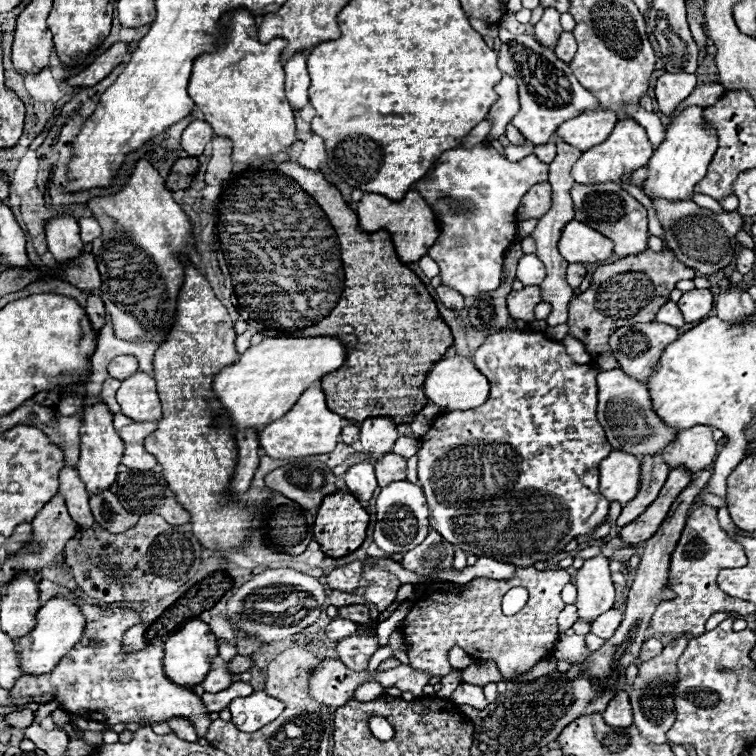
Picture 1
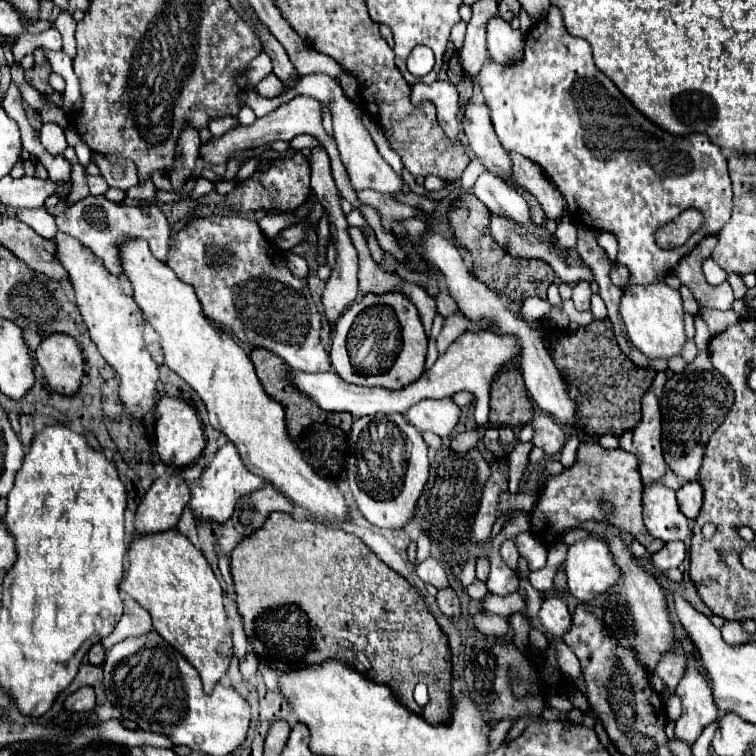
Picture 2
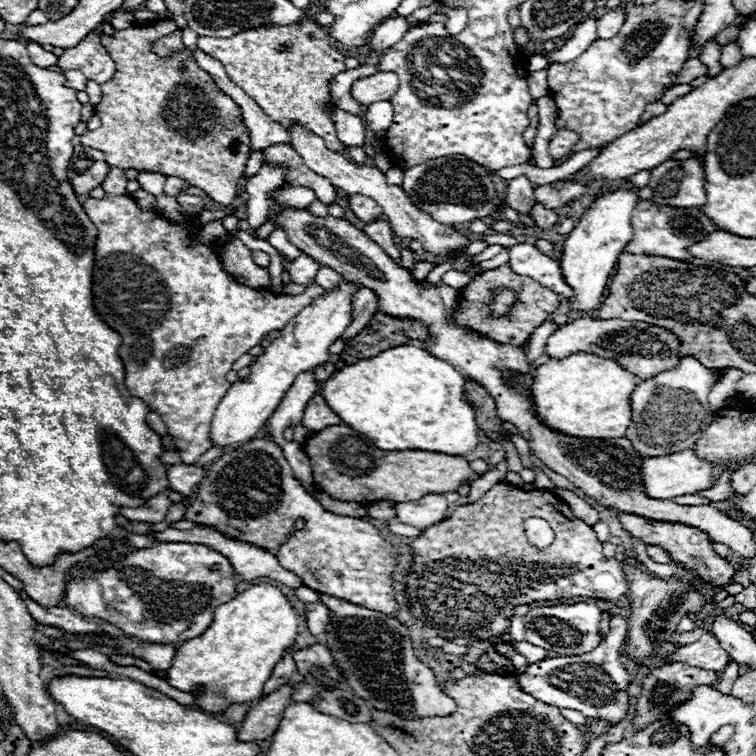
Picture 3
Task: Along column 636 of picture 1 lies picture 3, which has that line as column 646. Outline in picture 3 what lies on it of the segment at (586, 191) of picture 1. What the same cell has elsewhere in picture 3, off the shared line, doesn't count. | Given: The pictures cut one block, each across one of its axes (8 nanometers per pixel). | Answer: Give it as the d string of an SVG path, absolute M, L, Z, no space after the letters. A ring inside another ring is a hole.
M638 200L638 206L634 208L634 238L628 242L626 252L630 254L652 254L662 256L670 260L688 260L692 254L688 252L688 246L704 240L706 234L720 230L700 208L682 208L674 210L668 206L660 206L652 200Z

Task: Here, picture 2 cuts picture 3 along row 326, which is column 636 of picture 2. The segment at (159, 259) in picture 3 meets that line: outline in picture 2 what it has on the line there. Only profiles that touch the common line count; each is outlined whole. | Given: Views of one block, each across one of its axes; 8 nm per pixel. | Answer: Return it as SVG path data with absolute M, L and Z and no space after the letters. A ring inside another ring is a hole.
M550 6L546 18L542 18L534 28L530 28L530 32L526 34L526 48L524 48L524 58L514 64L514 66L502 66L498 62L494 62L492 58L488 58L478 74L478 80L480 80L480 88L482 88L482 94L484 94L484 104L490 108L490 120L492 120L492 126L496 130L496 136L500 138L502 146L508 150L508 152L518 152L522 156L526 156L528 160L536 162L538 166L542 166L542 170L548 174L548 178L556 184L556 188L562 192L562 196L566 198L566 204L568 204L568 214L570 218L576 216L576 220L586 226L586 228L596 228L596 230L604 230L604 232L612 232L616 238L618 238L618 262L622 262L624 266L630 268L630 284L650 284L654 280L662 280L666 272L670 272L684 256L688 256L694 246L708 234L718 234L722 230L722 226L730 220L730 214L732 214L732 184L730 184L730 176L728 176L728 168L726 168L726 156L722 154L722 150L718 146L714 146L708 136L704 134L686 134L686 136L674 136L674 134L668 134L664 130L660 130L656 124L652 124L648 118L644 118L642 114L636 112L636 108L624 98L624 94L610 82L608 76L604 76L596 64L594 64L594 58L592 58L592 50L590 50L590 44L582 38L574 38L570 34L566 34L566 28L562 24L562 14L556 6ZM688 208L696 208L702 212L702 216L706 218L702 228L698 232L694 232L688 242L680 248L674 248L674 250L662 250L656 246L654 242L654 232L668 224L670 220L674 220L682 210L688 210Z

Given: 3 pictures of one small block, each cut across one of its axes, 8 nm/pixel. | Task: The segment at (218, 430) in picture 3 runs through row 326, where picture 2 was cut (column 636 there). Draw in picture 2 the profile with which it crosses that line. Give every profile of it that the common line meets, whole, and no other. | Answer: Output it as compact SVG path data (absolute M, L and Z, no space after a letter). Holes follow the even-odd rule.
M664 282L628 286L620 300L620 318L626 324L626 334L632 344L648 358L672 358L682 352L682 346L686 342L682 298L678 290L666 286Z

